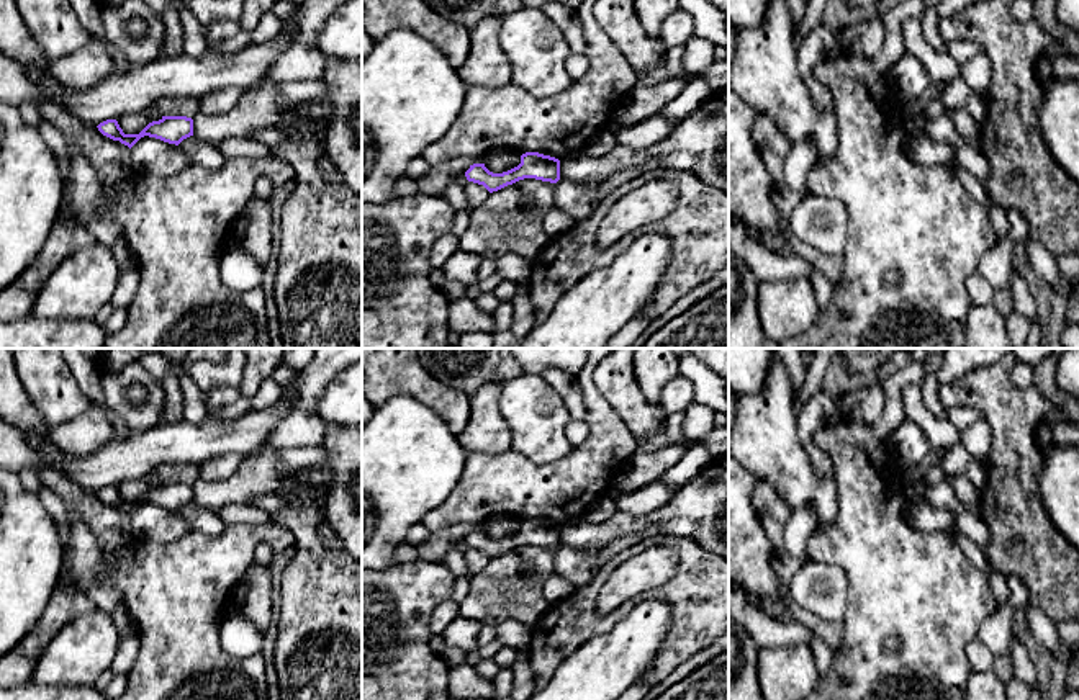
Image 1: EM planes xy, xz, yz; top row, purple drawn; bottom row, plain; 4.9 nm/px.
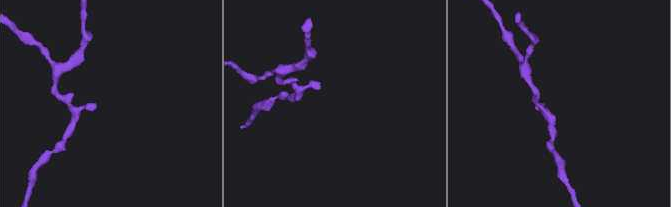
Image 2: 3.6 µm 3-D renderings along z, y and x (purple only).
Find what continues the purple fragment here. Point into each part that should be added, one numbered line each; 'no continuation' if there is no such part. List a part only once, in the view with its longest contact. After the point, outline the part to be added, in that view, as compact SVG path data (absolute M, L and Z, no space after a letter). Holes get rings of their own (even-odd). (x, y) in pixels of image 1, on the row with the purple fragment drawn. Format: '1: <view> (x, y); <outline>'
no continuation

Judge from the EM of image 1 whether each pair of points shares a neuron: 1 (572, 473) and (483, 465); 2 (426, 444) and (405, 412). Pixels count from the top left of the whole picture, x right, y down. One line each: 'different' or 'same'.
1: same
2: same

